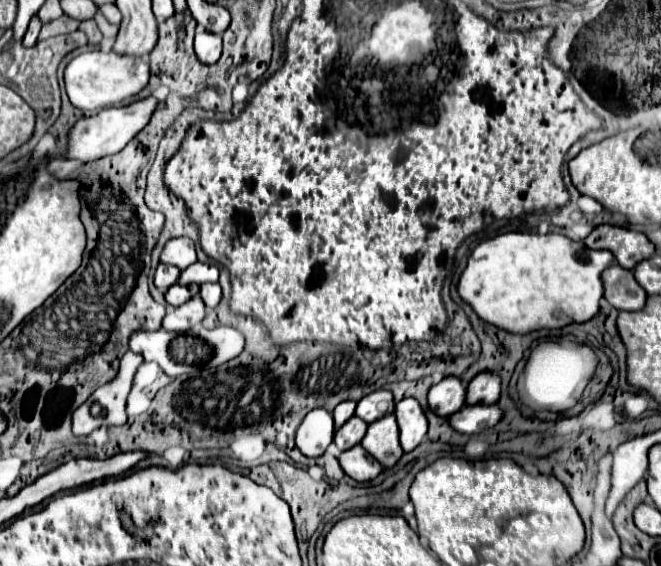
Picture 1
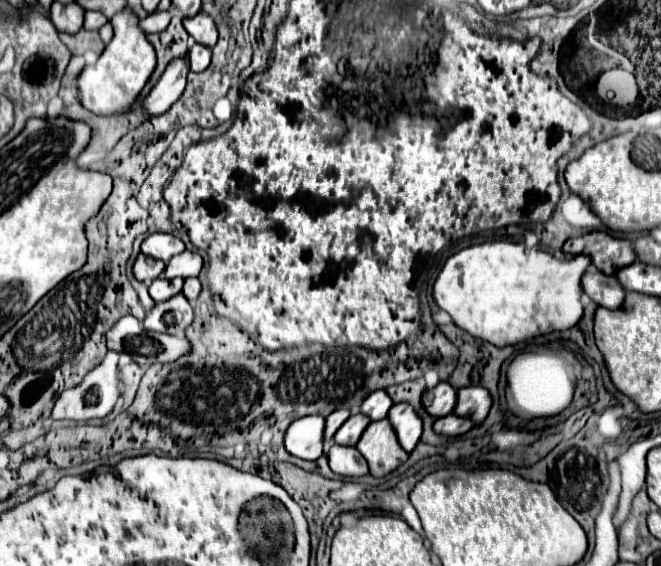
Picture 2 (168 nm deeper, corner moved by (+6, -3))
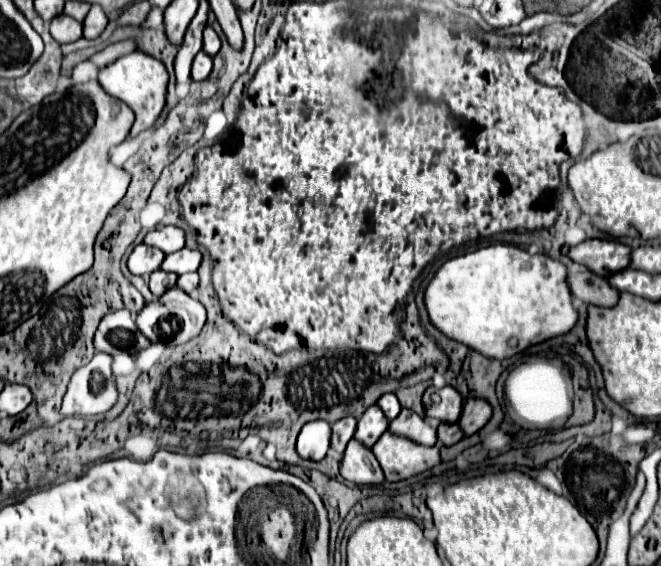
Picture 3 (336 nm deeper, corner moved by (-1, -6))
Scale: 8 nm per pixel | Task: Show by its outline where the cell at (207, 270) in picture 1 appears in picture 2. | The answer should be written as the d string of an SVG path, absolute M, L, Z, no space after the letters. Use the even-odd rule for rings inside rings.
M183 251L177 257L171 257L169 263L165 265L165 279L187 279L187 277L197 277L199 271L203 267L203 259L199 253L191 253L191 251Z

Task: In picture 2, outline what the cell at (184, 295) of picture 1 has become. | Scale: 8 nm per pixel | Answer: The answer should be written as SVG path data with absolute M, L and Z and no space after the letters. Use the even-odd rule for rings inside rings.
M157 277L151 285L149 285L149 295L155 303L161 303L165 301L167 297L173 297L177 295L179 291L182 291L184 280L181 278L175 278L171 281L163 279L163 277Z

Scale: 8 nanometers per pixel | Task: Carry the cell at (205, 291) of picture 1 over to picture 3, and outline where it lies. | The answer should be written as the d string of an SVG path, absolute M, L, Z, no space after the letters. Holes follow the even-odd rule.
M192 272L192 274L184 274L178 278L178 288L182 288L186 294L194 294L196 288L198 288L198 274Z

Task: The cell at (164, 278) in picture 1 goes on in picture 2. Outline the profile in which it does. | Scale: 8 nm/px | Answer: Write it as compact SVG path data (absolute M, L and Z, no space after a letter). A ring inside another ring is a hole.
M143 253L137 255L137 259L133 261L133 275L137 281L149 285L155 277L159 277L165 269L165 263L159 261L159 259L153 259L153 257L147 257Z

